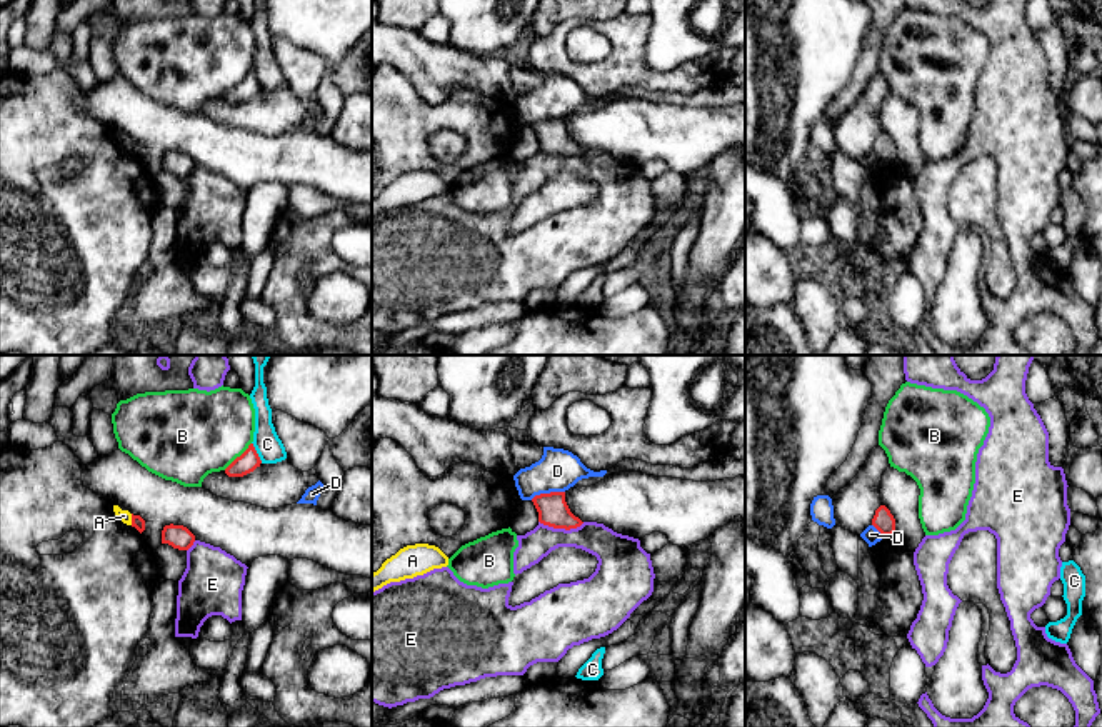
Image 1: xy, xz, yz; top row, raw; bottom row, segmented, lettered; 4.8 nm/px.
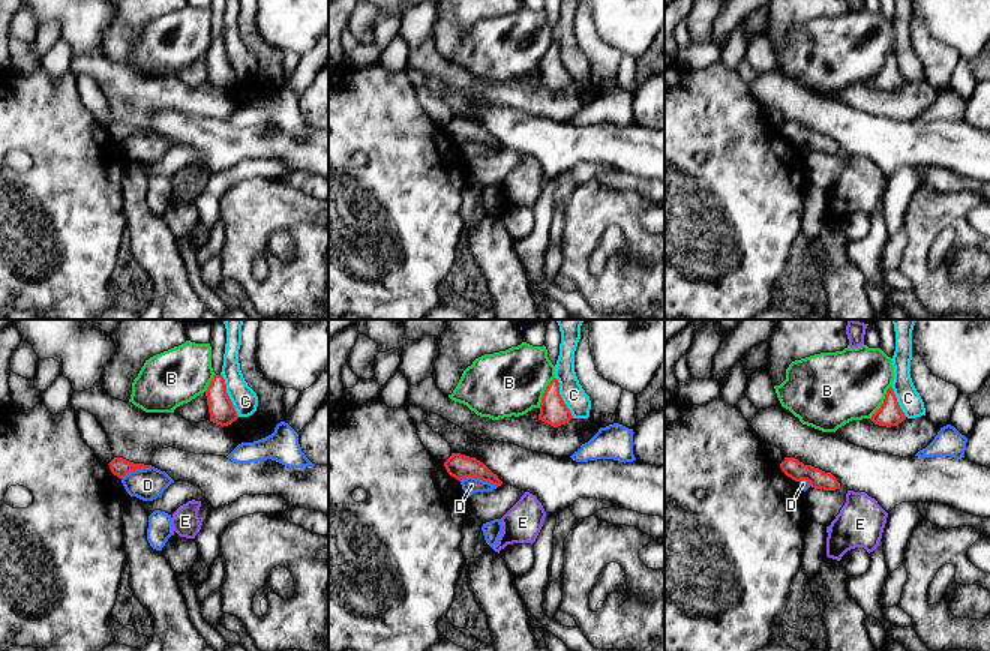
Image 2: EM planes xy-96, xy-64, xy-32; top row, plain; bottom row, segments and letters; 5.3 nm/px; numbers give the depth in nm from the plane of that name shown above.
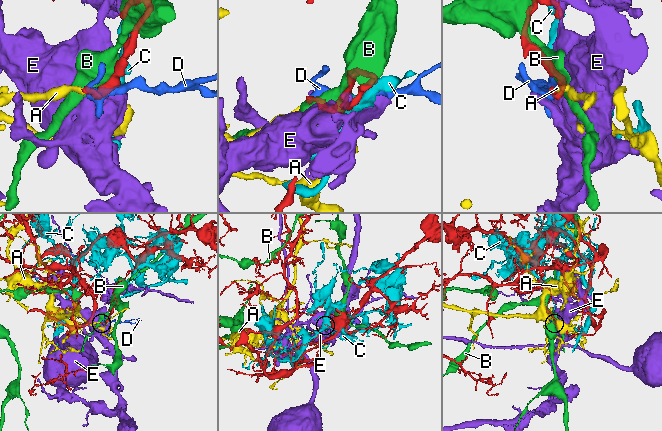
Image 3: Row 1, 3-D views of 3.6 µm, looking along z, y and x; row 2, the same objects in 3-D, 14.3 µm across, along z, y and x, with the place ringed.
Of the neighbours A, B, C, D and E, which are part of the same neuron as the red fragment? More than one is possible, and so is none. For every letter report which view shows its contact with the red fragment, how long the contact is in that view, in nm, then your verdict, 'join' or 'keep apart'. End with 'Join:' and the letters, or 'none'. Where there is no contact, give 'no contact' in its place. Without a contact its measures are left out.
A: xy | 60 nm | keep apart
B: xy | 190 nm | keep apart
C: xy | 120 nm | keep apart
D: xz | 170 nm | keep apart
E: xz | 220 nm | keep apart
Join: none

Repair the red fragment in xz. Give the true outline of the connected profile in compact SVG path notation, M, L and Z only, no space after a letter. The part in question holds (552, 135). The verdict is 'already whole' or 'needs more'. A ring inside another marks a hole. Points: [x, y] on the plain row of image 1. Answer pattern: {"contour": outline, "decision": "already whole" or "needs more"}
{"contour": "M565 118L540 120L532 128L538 138L538 148L543 152L570 157L584 150L570 138L565 128Z", "decision": "already whole"}

